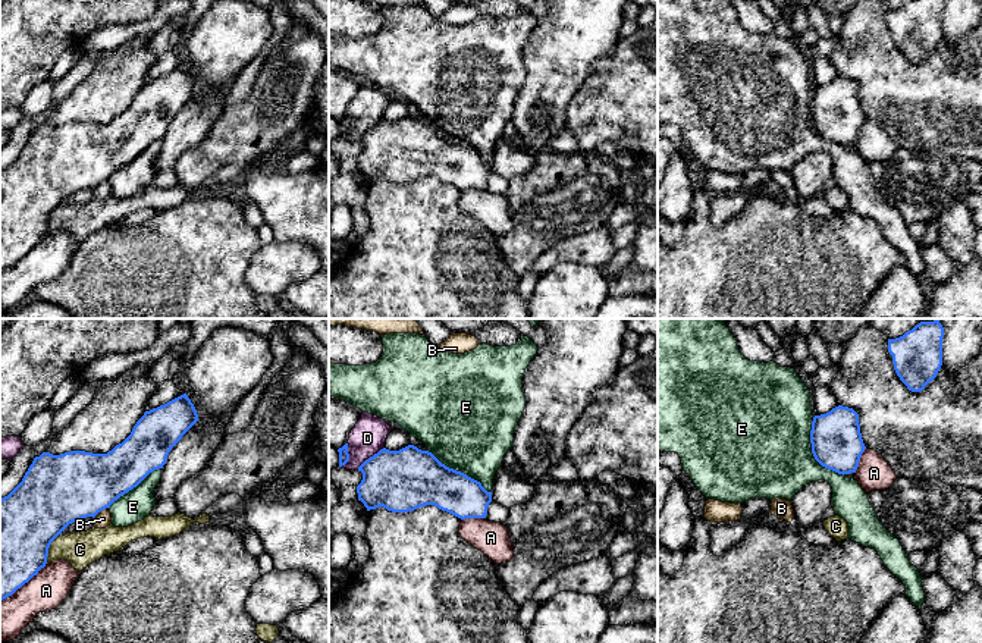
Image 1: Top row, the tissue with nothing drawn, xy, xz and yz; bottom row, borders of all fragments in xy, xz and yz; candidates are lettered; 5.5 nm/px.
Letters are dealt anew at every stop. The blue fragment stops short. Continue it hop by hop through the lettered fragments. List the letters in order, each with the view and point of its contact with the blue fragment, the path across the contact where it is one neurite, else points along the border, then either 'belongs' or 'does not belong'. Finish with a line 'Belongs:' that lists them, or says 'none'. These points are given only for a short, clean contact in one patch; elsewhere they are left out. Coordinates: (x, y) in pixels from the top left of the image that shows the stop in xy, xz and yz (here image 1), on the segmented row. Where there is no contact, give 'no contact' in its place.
A: contact xz (473, 517); does not belong
B: contact xy (100, 510); border xy (107, 507), (93, 517); does not belong
C: contact xy (47, 549); does not belong
D: contact xz (370, 457); does not belong
E: contact yz (812, 452); does not belong
Belongs: none

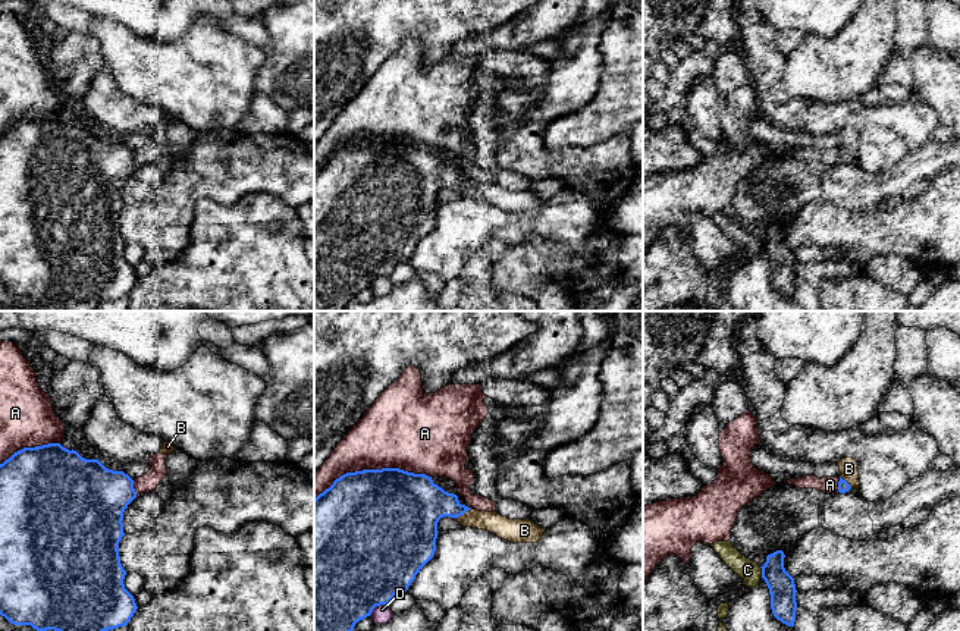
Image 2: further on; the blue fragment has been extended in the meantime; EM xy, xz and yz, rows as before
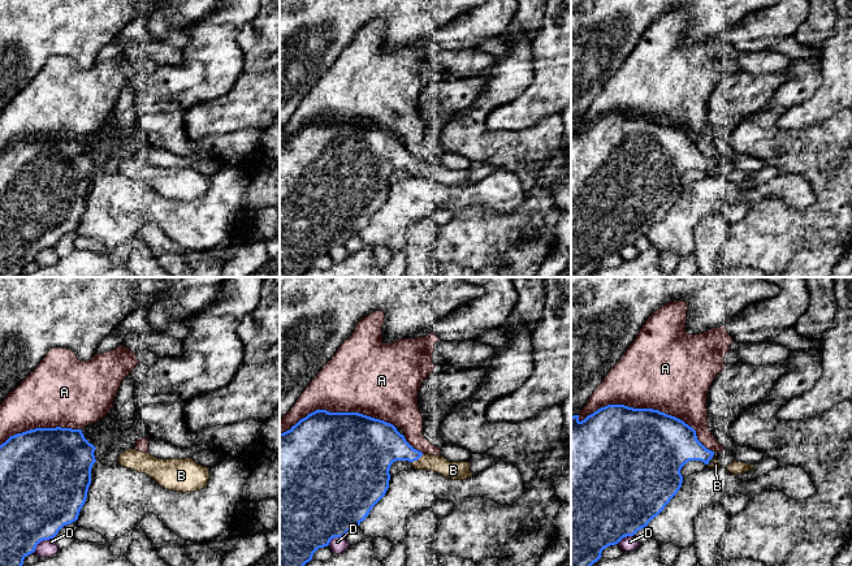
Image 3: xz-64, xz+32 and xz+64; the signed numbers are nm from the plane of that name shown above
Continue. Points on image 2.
A: contact xz (372, 470); does not belong
B: contact xz (463, 512); way xz (419, 504), (446, 504), (463, 512), (505, 529); belongs
C: contact yz (762, 573); does not belong
D: contact xz (376, 605); does not belong
Belongs: B

